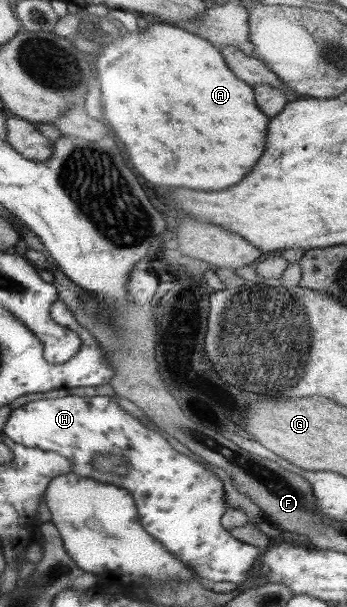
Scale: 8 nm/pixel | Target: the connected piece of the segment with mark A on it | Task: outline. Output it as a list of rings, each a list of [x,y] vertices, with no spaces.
[[[150,19],[146,29],[137,27],[135,33],[122,30],[115,31],[109,38],[104,39],[101,51],[92,56],[94,60],[92,67],[98,72],[97,81],[102,91],[103,114],[106,125],[111,126],[111,130],[115,132],[119,142],[123,142],[123,146],[129,152],[129,160],[133,162],[133,166],[139,166],[139,172],[143,172],[145,180],[155,180],[155,184],[183,186],[189,190],[215,190],[217,192],[217,190],[223,190],[223,188],[233,186],[239,180],[243,180],[243,176],[251,170],[251,166],[255,166],[255,162],[263,154],[265,128],[267,128],[269,118],[259,110],[258,106],[255,106],[252,87],[239,80],[227,68],[220,51],[204,38],[199,38],[173,24]]]

